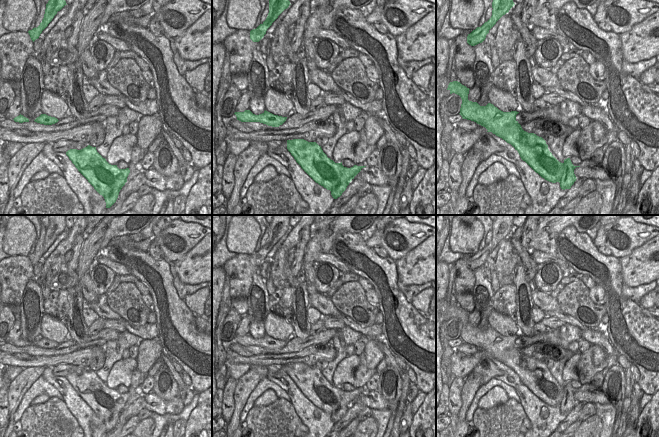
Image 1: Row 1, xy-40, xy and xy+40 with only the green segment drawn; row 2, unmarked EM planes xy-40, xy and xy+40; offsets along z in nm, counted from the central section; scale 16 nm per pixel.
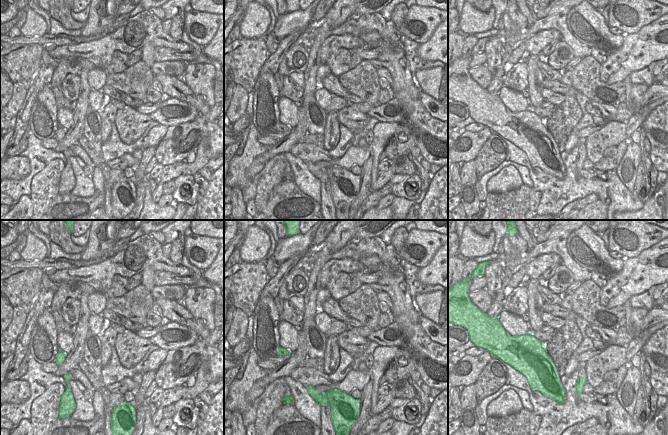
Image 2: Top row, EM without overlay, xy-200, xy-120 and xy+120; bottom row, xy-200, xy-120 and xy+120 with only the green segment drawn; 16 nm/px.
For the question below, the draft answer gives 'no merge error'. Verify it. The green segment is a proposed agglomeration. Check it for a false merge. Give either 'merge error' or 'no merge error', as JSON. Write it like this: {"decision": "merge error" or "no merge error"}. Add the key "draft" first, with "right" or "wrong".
{"draft": "right", "decision": "no merge error"}

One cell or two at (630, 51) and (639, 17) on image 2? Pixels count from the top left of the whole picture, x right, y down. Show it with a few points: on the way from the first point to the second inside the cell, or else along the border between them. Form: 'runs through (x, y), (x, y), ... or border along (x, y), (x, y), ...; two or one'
border along (655, 19), (643, 25), (636, 32), (624, 35); two

